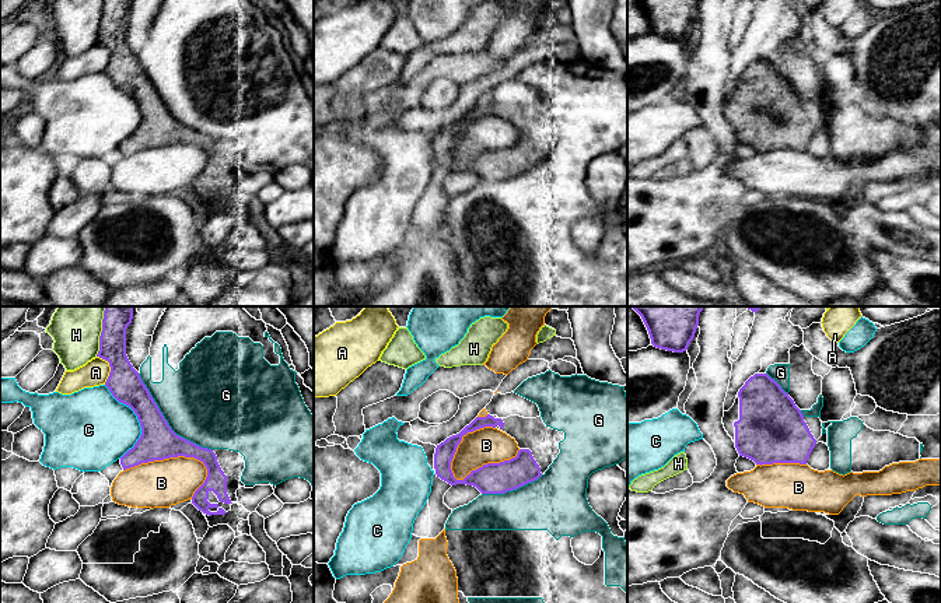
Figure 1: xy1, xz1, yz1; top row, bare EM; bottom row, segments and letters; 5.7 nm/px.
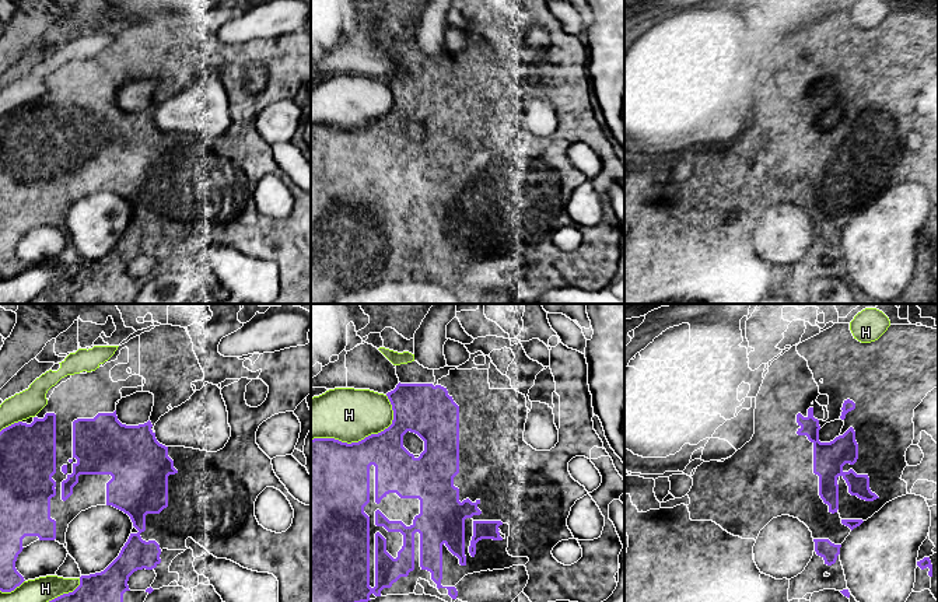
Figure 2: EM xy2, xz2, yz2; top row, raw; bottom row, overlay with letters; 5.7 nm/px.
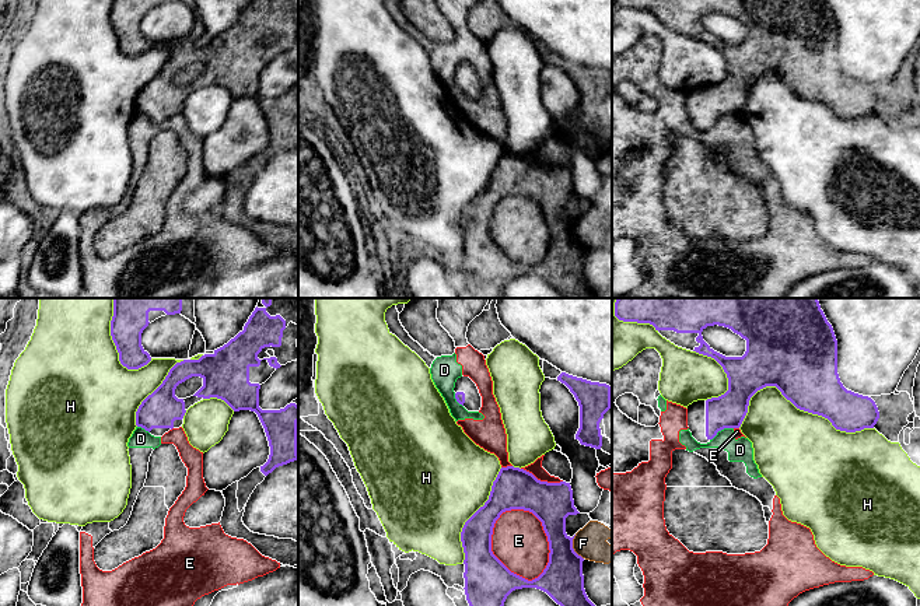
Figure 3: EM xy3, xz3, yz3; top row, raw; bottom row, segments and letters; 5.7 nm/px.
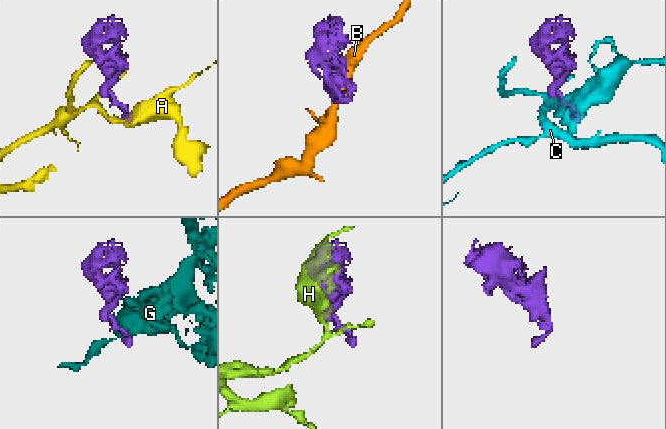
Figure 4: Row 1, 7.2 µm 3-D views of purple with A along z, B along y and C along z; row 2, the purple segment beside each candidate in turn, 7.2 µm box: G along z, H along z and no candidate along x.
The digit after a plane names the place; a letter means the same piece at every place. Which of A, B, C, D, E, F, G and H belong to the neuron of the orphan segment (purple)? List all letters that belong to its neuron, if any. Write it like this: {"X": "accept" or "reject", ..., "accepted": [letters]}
{"A": "reject", "B": "reject", "C": "reject", "D": "reject", "E": "reject", "F": "reject", "G": "reject", "H": "reject", "accepted": []}

